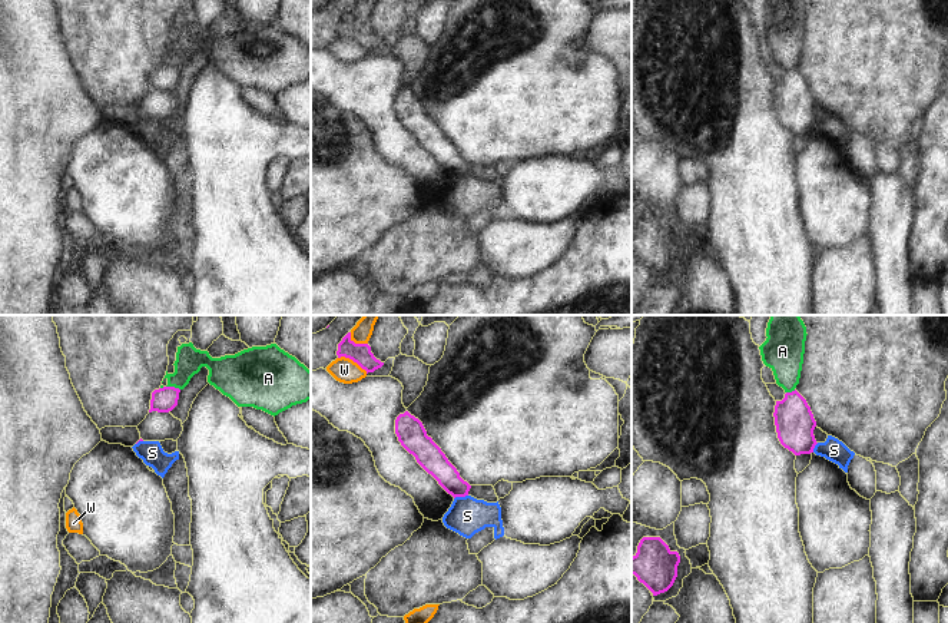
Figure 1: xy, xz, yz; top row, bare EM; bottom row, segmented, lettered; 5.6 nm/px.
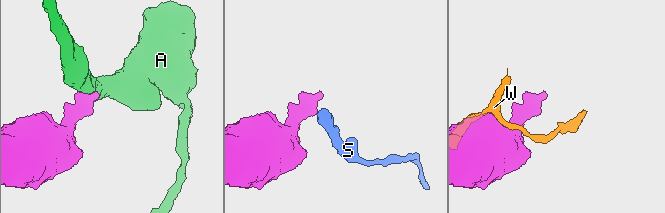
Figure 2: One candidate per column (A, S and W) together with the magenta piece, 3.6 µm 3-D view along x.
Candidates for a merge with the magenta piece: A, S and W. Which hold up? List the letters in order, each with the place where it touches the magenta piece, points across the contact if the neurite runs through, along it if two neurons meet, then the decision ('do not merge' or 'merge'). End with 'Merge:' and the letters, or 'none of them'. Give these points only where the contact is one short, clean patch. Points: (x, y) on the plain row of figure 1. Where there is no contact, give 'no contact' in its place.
A: meets magenta in xy at (173, 66); do not merge
S: meets magenta in xz at (460, 175); border along xz (467, 174), (454, 178); do not merge
W: meets magenta in xz at (352, 39); do not merge
Merge: none of them

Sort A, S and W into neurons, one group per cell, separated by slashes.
A / S / W

